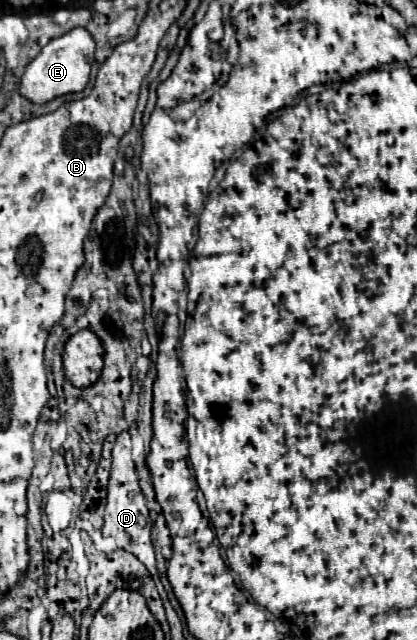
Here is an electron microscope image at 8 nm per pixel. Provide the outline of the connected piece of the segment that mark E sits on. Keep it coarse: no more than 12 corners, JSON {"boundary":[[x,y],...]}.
{"boundary":[[86,28],[50,40],[20,94],[42,104],[82,92],[96,44]]}

